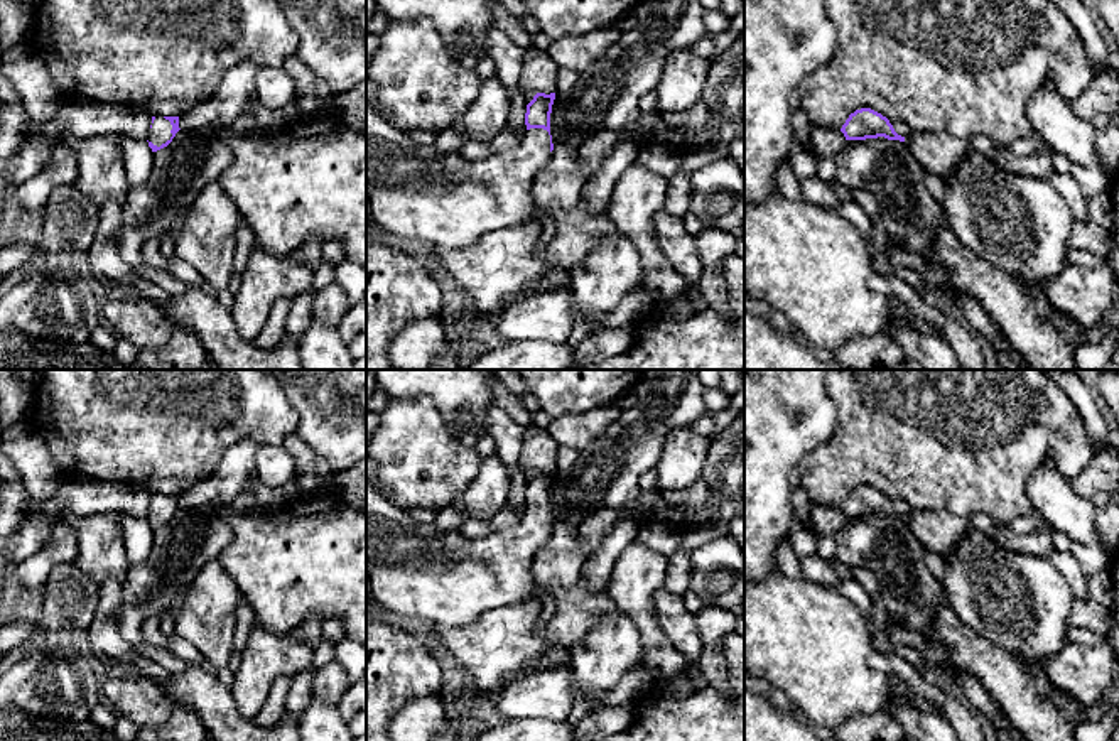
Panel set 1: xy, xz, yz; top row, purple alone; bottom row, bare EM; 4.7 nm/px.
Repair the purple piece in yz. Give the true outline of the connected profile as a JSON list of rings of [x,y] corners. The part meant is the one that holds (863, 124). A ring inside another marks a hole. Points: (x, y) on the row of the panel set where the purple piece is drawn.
[[[861,108],[849,115],[841,132],[846,140],[866,140],[884,137],[888,140],[905,142],[915,133],[903,122],[889,122],[871,108]]]

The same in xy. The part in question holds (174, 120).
[[[152,116],[152,125],[147,137],[152,152],[167,147],[179,130],[179,116]]]

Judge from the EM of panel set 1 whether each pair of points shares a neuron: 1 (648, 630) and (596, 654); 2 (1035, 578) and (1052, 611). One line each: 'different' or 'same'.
1: different
2: same

